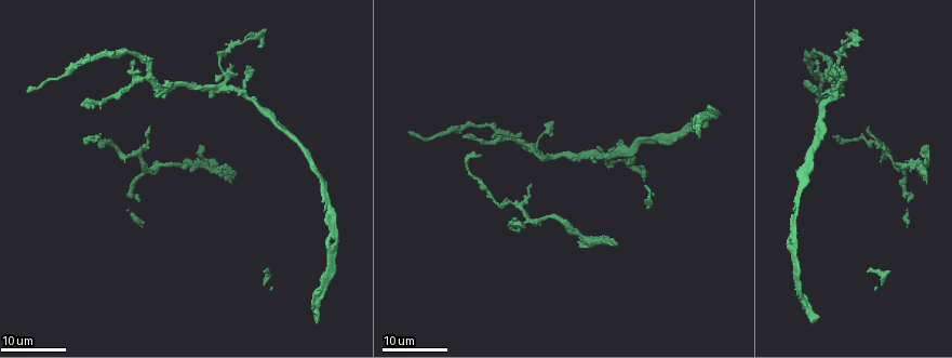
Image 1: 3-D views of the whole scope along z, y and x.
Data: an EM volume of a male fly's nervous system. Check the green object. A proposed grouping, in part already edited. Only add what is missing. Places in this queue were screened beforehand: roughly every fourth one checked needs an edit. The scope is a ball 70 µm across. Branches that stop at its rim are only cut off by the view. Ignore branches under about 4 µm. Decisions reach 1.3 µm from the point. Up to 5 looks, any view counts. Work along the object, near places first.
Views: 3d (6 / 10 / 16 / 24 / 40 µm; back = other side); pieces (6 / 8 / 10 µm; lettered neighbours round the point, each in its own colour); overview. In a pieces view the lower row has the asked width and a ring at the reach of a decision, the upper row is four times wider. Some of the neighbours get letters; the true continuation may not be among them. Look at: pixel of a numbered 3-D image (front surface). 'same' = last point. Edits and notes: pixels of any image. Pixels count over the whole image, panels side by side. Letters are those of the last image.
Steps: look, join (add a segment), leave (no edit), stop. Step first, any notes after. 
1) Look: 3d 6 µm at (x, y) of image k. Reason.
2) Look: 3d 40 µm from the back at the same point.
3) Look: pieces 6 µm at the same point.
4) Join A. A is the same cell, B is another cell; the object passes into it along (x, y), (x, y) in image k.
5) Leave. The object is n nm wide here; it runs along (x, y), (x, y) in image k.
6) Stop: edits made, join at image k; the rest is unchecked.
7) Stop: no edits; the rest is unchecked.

Look: 3d 24 µm at (149, 128) of image 1. Branch stops here.

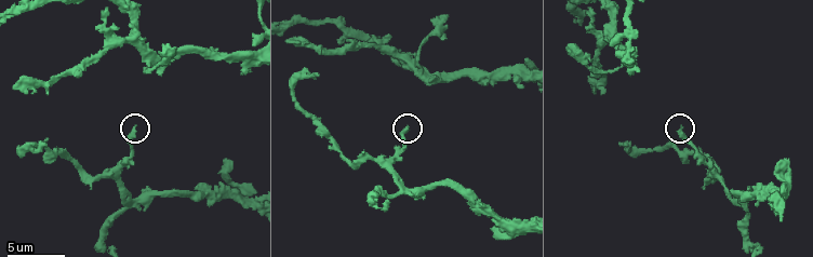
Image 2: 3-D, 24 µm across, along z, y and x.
Look: 3d 10 µm at (682, 127) of image 2.

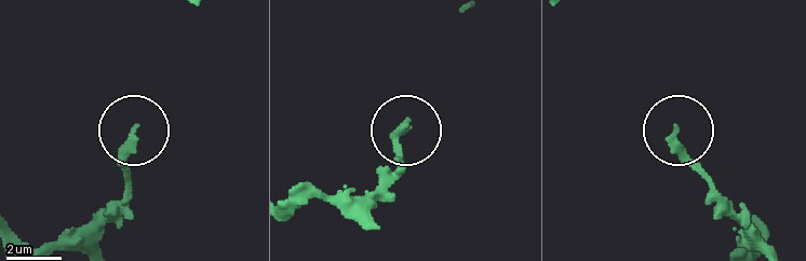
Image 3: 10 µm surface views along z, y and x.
Look: pieces 8 µm at (133, 132) of image 3.

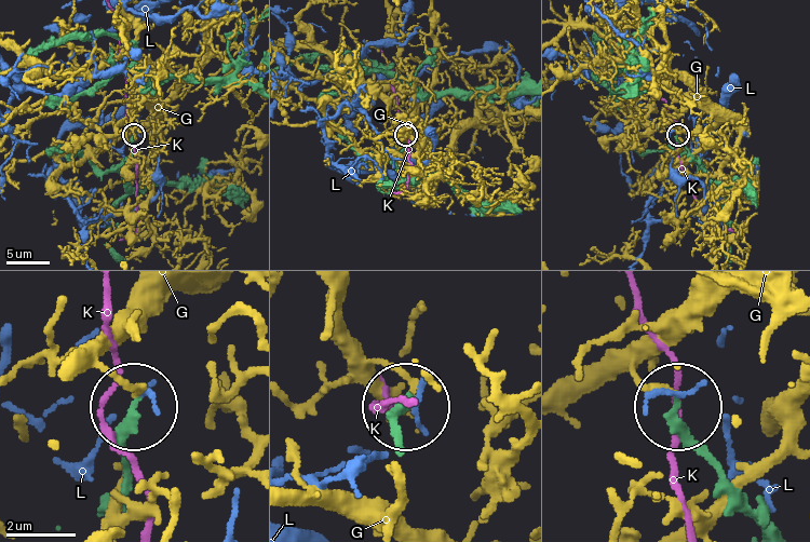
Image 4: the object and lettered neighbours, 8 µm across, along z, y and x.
Leave. G, K and L are other cells; it runs along (393, 448), (399, 405) in image 4; none of them fits.

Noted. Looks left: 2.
Look: 3d 6 µm at (173, 51) of image 2. An open end.

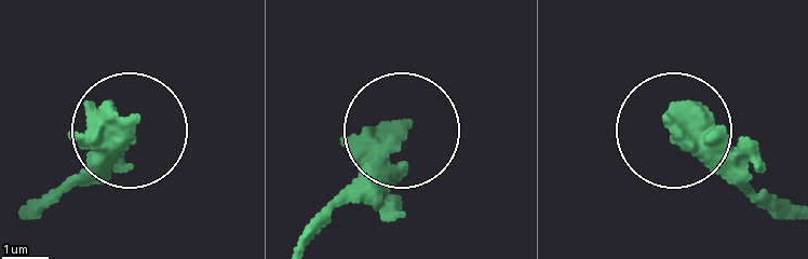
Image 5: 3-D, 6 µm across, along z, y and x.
Look: pieces 10 µm at (401, 129) of image 5.

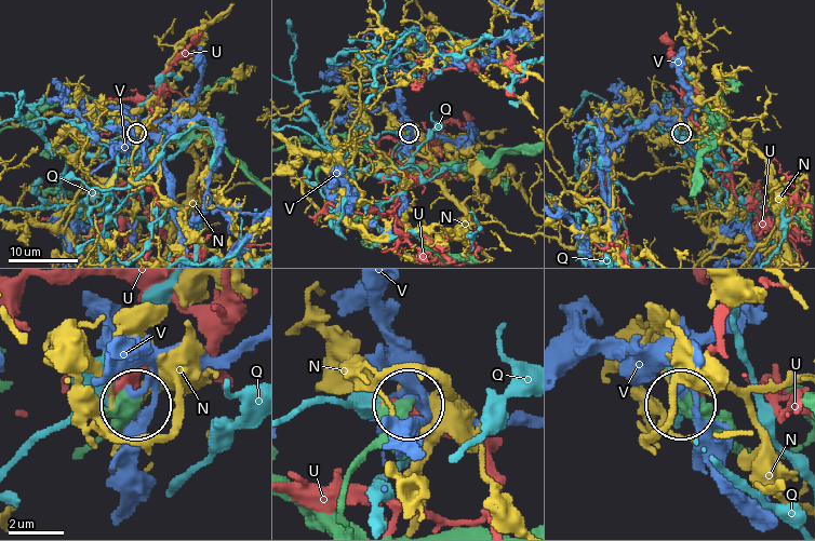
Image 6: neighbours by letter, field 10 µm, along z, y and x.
Leave. The object is 390 nm wide here; N, Q, U and V are other cells; it runs along (76, 454), (134, 407) in image 6; none of them fits.

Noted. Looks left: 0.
Stop: no edits; the rest is unchecked.

